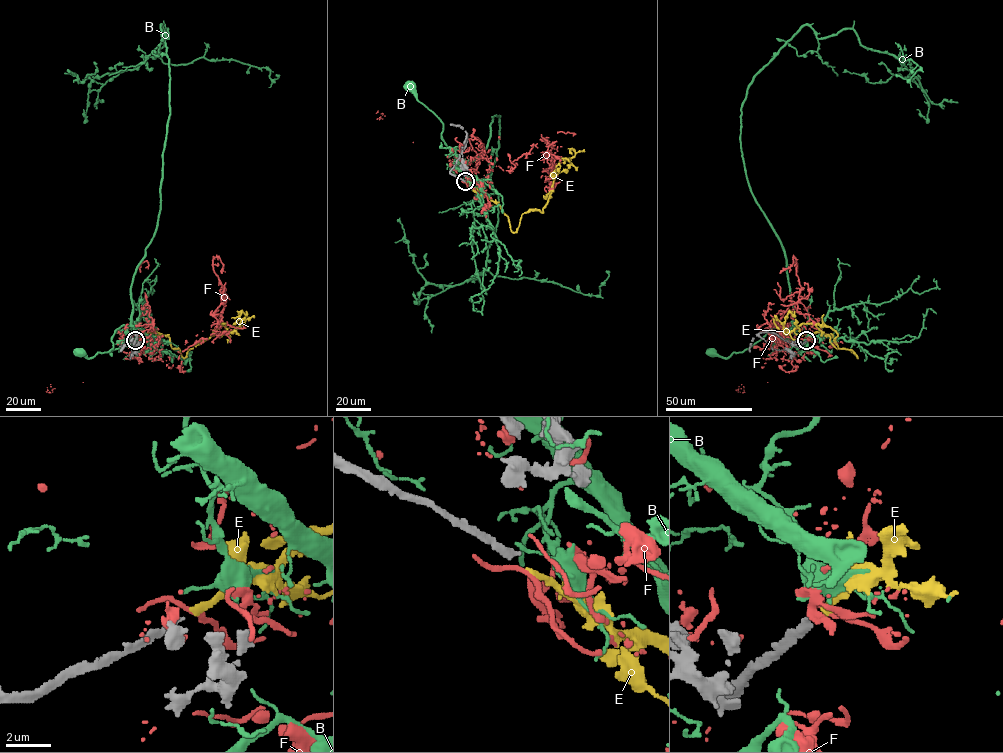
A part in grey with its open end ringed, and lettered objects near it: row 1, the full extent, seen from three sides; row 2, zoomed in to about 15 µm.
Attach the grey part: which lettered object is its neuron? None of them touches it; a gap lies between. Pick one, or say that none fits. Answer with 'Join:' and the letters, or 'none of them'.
Join: E

